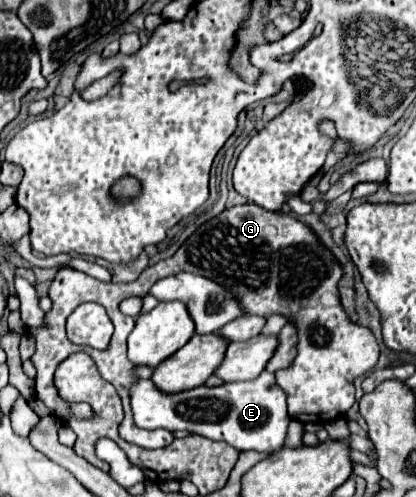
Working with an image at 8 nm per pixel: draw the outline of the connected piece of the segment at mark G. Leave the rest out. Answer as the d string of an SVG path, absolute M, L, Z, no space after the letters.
M236 205L224 209L220 215L202 223L182 247L164 261L146 267L144 273L132 283L102 283L82 271L60 269L50 285L52 309L44 317L44 327L28 329L36 339L36 351L31 357L38 373L35 378L35 393L50 409L60 415L74 413L78 417L90 417L88 407L66 407L60 401L54 387L54 369L72 353L86 351L76 347L66 335L68 315L84 301L100 303L108 309L108 317L114 323L114 337L110 349L103 351L87 348L100 375L112 383L122 397L126 417L120 423L120 437L140 445L144 449L160 449L174 441L170 431L146 431L138 429L132 421L130 409L130 387L138 381L134 375L136 365L126 357L126 337L134 329L134 321L126 321L126 315L120 313L118 305L126 297L146 297L148 289L162 277L188 271L202 277L208 277L226 289L230 289L238 301L244 305L248 315L268 317L272 313L282 313L296 323L298 329L298 355L288 369L276 371L276 381L288 397L288 413L300 423L328 423L354 405L354 379L362 373L374 369L378 361L378 343L374 333L368 327L356 325L348 319L338 293L338 281L344 275L338 259L320 243L314 229L290 215L272 213L258 205Z

